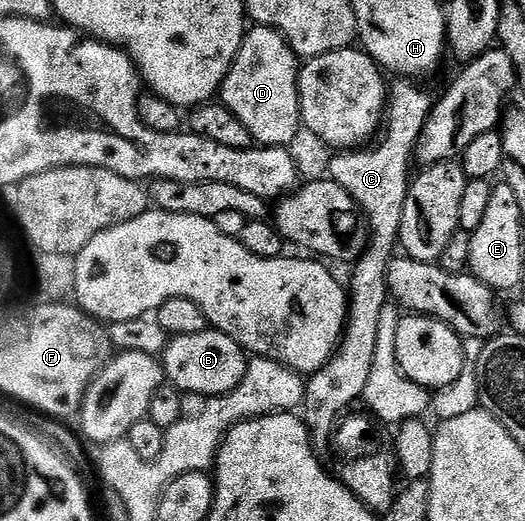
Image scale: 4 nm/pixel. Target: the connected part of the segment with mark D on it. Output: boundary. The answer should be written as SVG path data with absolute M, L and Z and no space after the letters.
M255 25L243 34L241 51L237 51L237 59L223 81L221 101L241 123L245 123L245 127L249 127L252 142L263 147L287 147L301 133L300 68L300 58L275 29Z

